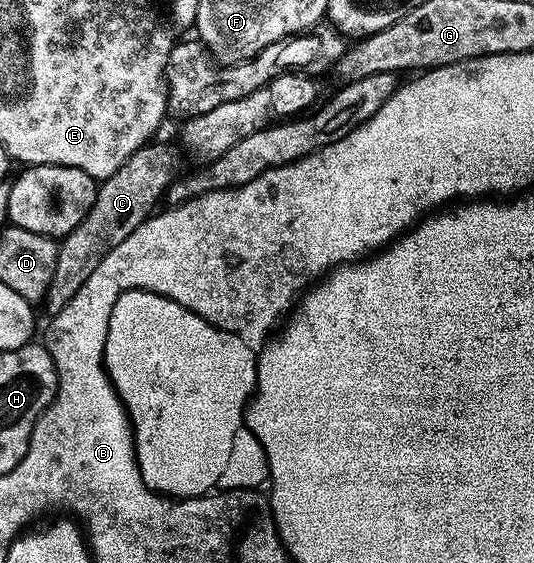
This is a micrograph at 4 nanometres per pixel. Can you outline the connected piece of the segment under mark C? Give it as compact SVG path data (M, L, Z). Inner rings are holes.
M151 140L132 152L132 156L128 156L128 160L124 160L112 176L101 179L96 200L92 208L88 208L88 216L84 216L84 220L80 220L80 224L76 224L76 228L61 239L56 272L52 272L52 282L48 284L44 299L47 315L58 314L60 308L64 308L64 304L68 304L68 300L84 288L84 280L96 272L96 264L100 264L100 260L104 260L116 244L128 240L128 236L132 236L132 232L136 232L136 228L140 228L140 224L155 213L157 206L154 205L163 201L171 182L183 173L183 151L175 143L174 147L170 142L158 141Z

